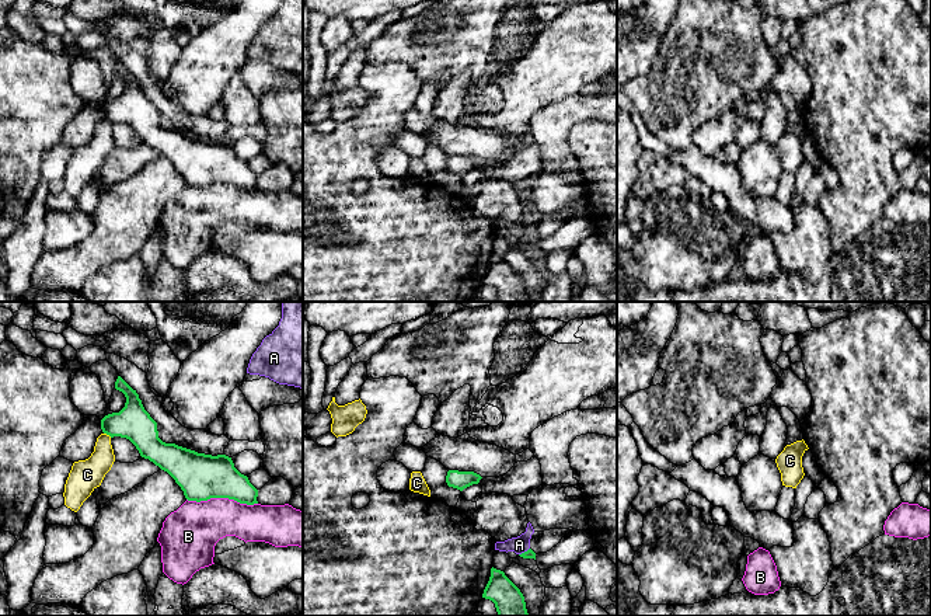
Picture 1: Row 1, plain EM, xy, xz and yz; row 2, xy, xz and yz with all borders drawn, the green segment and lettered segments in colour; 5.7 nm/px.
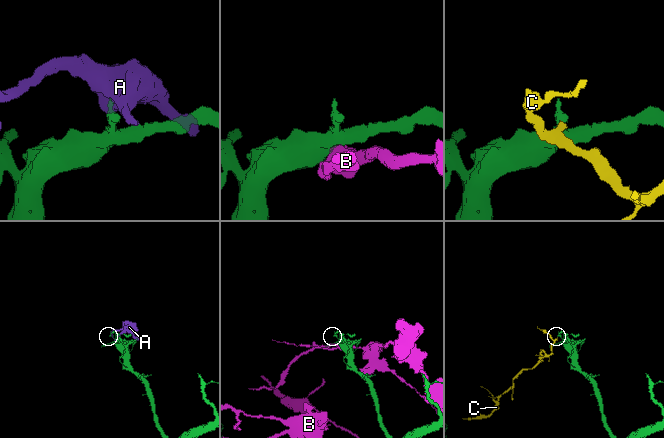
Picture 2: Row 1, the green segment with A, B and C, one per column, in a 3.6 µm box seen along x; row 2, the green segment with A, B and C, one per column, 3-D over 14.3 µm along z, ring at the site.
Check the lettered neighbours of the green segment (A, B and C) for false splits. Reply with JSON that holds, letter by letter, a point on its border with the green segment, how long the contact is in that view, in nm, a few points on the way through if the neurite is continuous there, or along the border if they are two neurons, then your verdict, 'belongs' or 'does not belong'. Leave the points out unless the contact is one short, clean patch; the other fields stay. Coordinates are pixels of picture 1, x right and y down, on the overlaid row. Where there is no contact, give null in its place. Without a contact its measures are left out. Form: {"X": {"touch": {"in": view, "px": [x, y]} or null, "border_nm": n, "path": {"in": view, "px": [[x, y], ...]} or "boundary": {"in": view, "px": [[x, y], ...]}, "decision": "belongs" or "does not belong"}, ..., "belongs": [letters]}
{"A": {"touch": {"in": "xz", "px": [525, 552]}, "border_nm": 80, "boundary": {"in": "xz", "px": [[529, 547], [519, 554]]}, "decision": "does not belong"}, "B": {"touch": {"in": "xy", "px": [222, 497]}, "border_nm": 400, "decision": "does not belong"}, "C": {"touch": {"in": "xy", "px": [108, 434]}, "border_nm": 50, "boundary": {"in": "xy", "px": [[104, 432], [111, 437]]}, "decision": "does not belong"}, "belongs": []}

